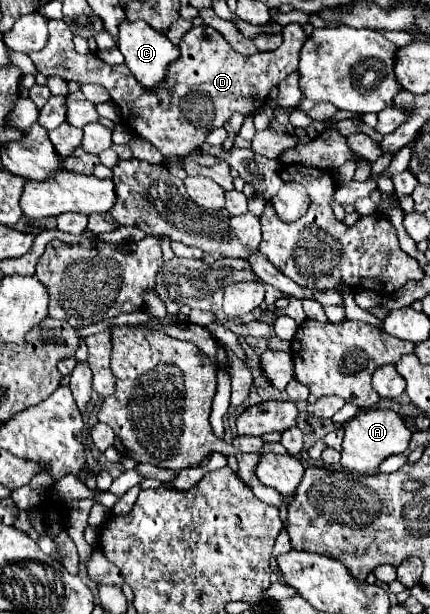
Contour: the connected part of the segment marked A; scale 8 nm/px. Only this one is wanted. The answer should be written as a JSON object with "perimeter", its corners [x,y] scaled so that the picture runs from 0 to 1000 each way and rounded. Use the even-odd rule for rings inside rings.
{"perimeter":[[[853,668],[802,691],[798,730],[793,730],[793,759],[830,772],[872,772],[891,749],[914,739],[942,736],[956,717],[956,704],[942,697],[937,681],[914,668]]]}

